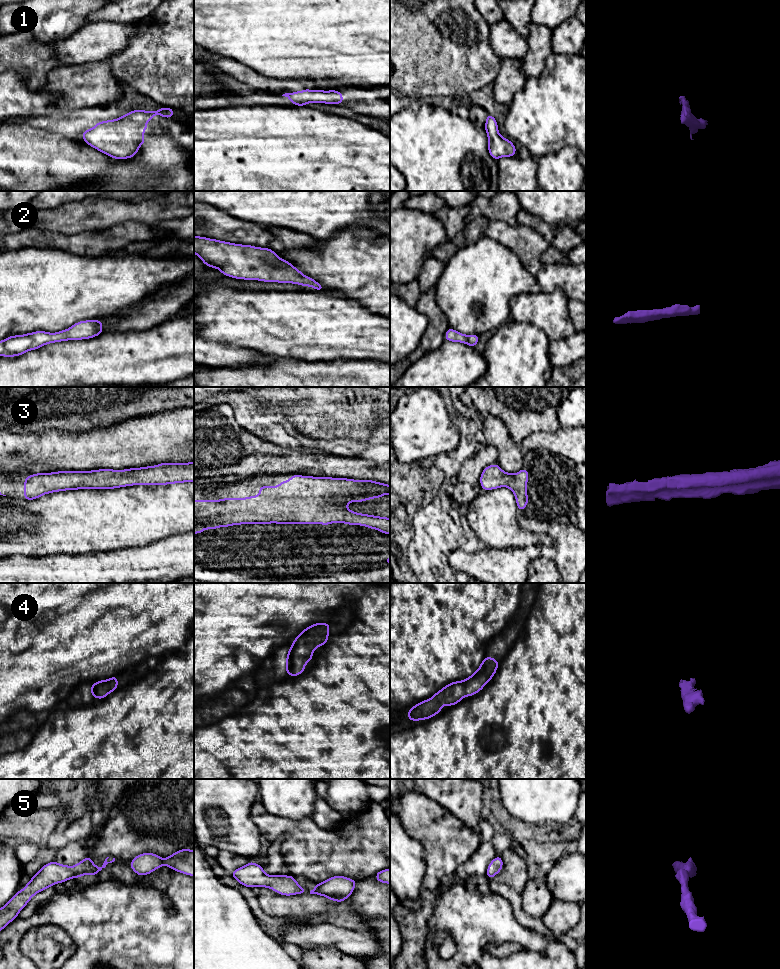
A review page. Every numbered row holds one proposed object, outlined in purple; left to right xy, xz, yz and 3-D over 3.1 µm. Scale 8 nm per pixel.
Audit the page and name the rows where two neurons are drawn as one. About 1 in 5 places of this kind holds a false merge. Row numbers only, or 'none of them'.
none of them

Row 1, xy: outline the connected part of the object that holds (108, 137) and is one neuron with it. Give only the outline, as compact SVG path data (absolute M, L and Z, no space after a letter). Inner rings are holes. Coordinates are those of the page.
M161 107L157 111L132 110L118 119L98 122L85 130L81 137L91 147L113 159L129 159L146 142L143 133L147 122L157 114L164 118L174 116L174 109Z

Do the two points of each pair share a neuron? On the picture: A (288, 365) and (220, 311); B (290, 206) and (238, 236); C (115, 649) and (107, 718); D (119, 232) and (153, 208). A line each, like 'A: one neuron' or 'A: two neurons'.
A: two neurons
B: two neurons
C: two neurons
D: two neurons

